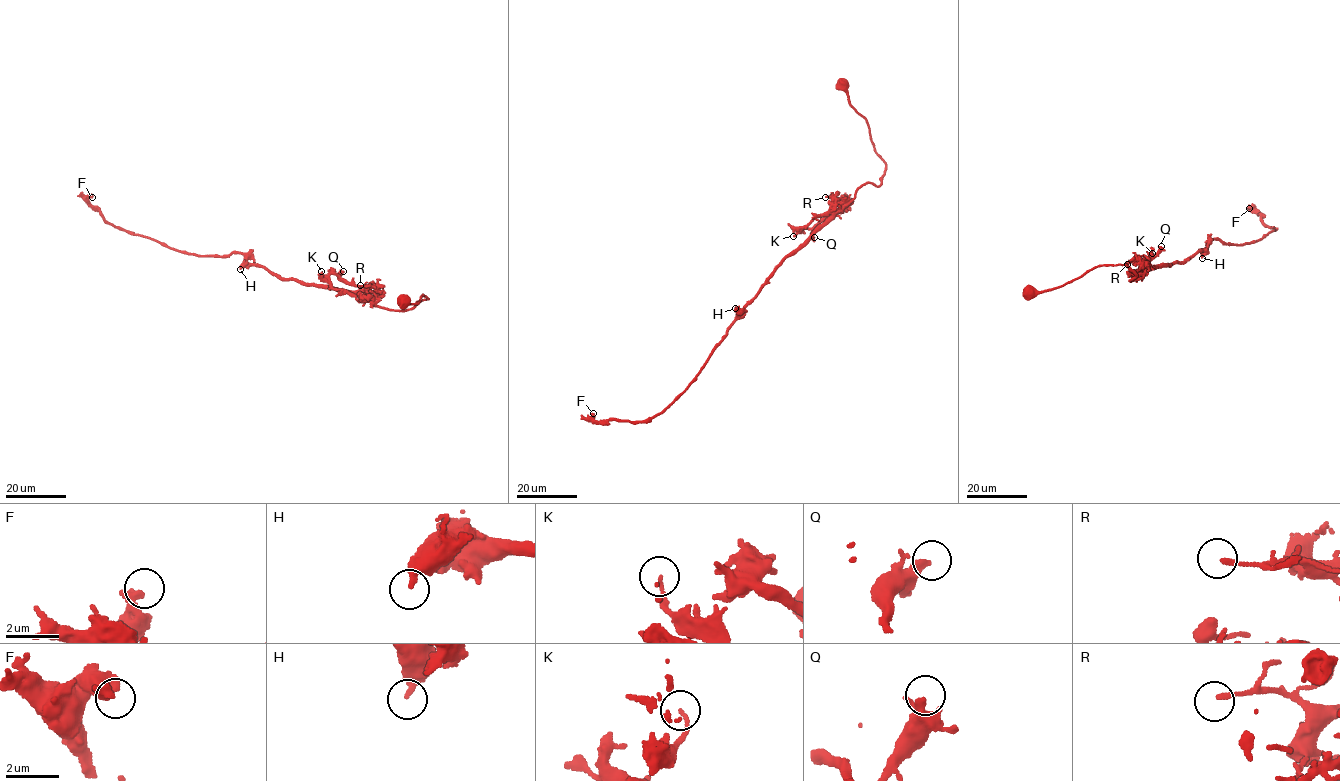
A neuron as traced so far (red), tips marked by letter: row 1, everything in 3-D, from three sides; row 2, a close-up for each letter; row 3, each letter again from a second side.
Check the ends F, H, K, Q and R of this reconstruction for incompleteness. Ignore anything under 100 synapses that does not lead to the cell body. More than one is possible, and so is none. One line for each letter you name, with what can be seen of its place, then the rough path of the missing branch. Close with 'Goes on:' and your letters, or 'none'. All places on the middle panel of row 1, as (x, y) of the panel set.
Goes on: none

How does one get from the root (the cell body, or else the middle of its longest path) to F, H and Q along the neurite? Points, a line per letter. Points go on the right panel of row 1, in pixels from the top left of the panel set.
F: (1031, 292), (1100, 265), (1139, 279), (1213, 239), (1254, 242), (1274, 228), (1249, 208)
H: (1031, 292), (1062, 286), (1100, 265), (1127, 265), (1136, 276), (1131, 282), (1204, 250), (1202, 258)
Q: (1031, 292), (1062, 286), (1100, 265), (1127, 265), (1136, 276), (1129, 280), (1139, 279), (1161, 246)

